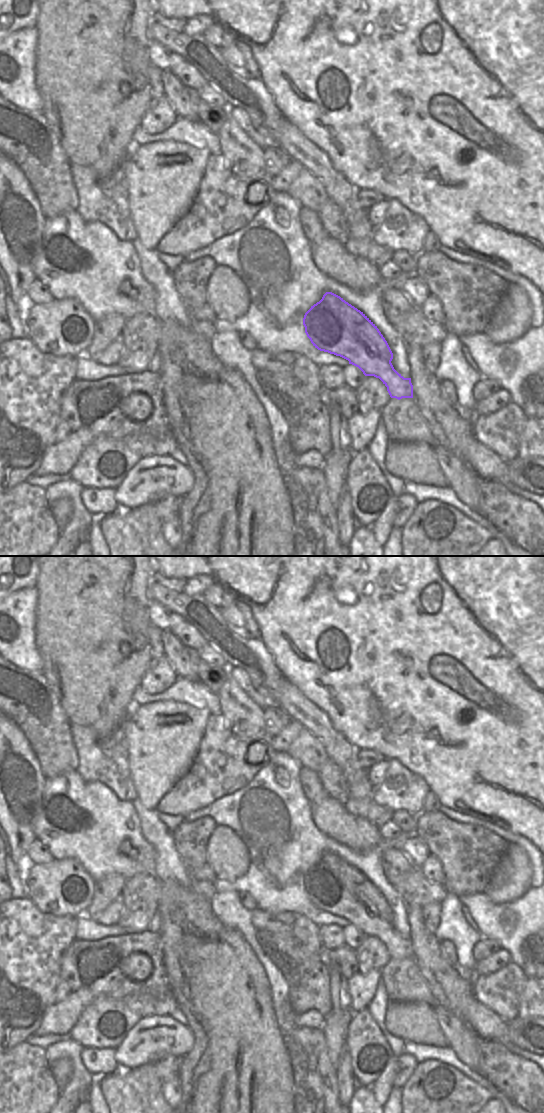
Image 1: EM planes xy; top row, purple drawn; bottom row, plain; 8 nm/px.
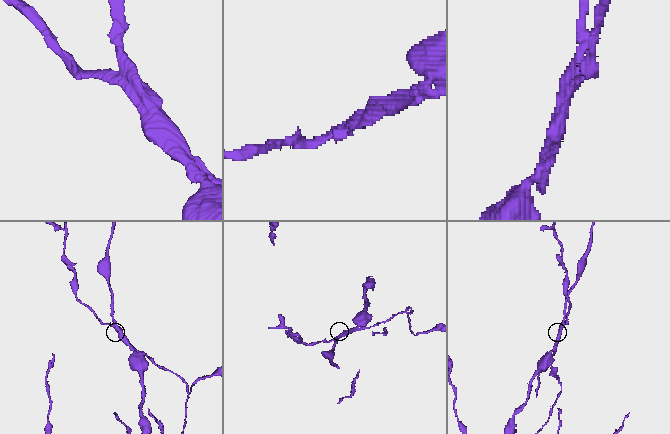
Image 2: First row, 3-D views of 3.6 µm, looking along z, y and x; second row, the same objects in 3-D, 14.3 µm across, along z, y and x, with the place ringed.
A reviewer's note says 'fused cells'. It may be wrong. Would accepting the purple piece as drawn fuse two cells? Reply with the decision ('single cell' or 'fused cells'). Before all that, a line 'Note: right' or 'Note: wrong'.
Note: right
fused cells

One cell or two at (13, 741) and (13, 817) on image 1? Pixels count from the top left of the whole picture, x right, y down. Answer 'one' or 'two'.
one

